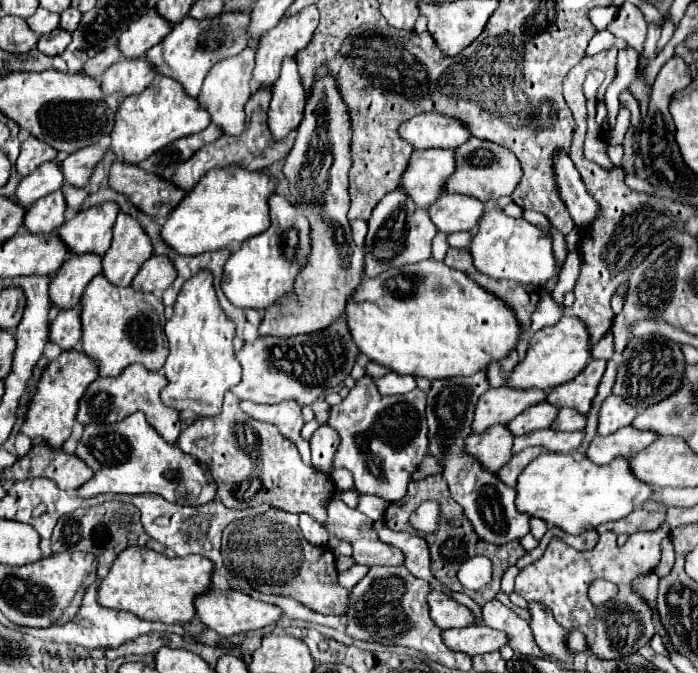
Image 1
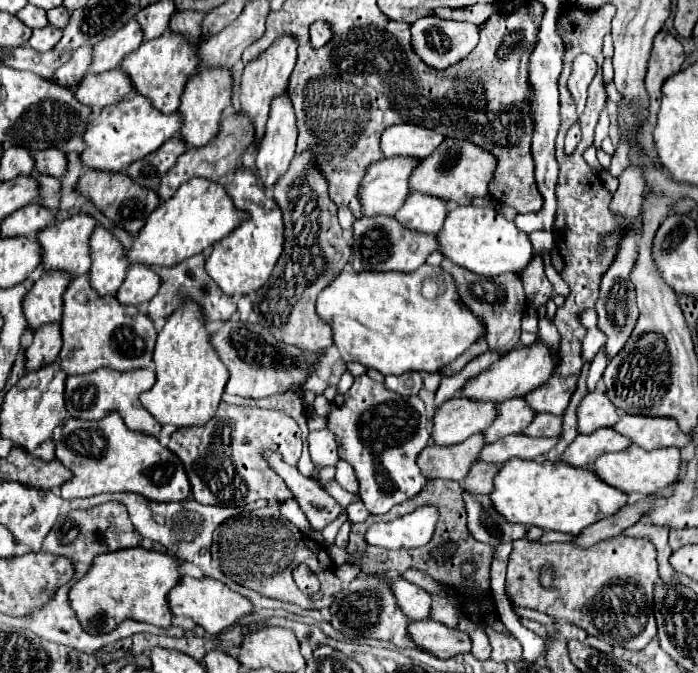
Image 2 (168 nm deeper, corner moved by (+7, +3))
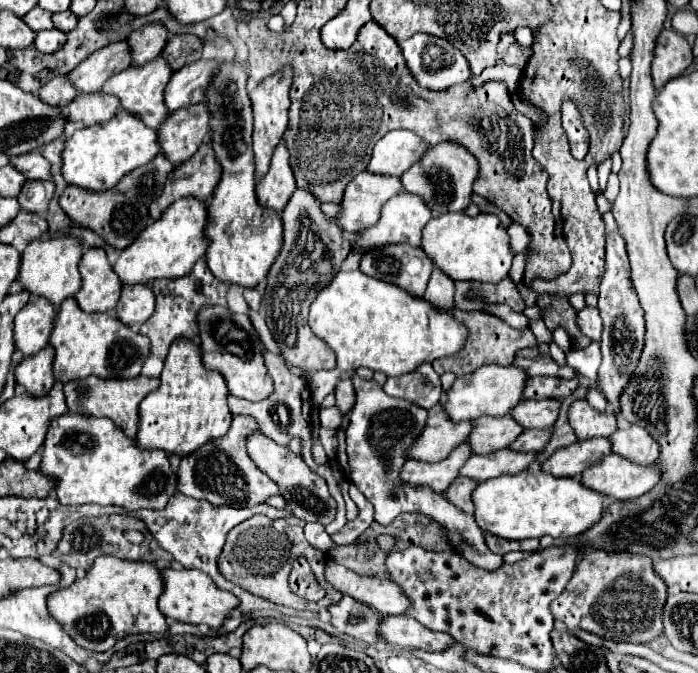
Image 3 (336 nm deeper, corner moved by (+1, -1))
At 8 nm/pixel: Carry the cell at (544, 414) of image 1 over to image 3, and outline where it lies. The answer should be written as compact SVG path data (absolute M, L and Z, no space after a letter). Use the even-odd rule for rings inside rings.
M510 414L500 418L482 416L482 420L474 420L472 424L474 428L470 436L464 440L464 444L470 446L472 454L490 454L502 450L522 432L522 428L512 420Z

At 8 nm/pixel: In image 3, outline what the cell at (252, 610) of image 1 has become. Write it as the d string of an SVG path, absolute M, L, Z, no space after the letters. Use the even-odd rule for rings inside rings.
M162 570L164 592L158 600L158 608L166 618L188 622L188 624L206 624L208 628L220 628L226 620L226 614L238 606L238 598L230 592L216 588L216 584L198 570Z

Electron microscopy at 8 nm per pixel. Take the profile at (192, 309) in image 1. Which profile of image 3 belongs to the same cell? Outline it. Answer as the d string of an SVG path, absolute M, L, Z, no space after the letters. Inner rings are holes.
M176 340L170 346L160 386L140 402L140 422L134 442L142 450L164 450L166 454L188 456L202 448L202 444L224 436L230 428L232 414L226 404L228 388L222 374L206 370L202 364L200 346L190 340Z

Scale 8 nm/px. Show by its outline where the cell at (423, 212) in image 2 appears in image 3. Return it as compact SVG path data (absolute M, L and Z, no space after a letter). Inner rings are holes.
M400 192L382 206L382 218L378 220L378 224L374 224L374 228L366 228L356 234L352 250L364 256L366 252L372 252L374 248L382 248L386 244L410 244L416 248L420 246L422 240L422 228L428 224L430 218L432 218L430 208L420 200L420 196L414 196L410 192Z

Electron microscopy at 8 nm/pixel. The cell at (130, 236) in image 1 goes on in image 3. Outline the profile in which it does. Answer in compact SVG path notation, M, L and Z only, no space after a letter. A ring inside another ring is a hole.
M88 248L78 264L82 286L76 292L78 306L88 312L112 312L118 304L122 282L114 274L102 248Z

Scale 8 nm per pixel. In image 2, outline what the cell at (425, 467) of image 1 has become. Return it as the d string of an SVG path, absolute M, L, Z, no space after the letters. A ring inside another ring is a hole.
M474 434L454 446L426 446L418 456L418 466L428 480L446 478L462 484L484 446L484 434Z

